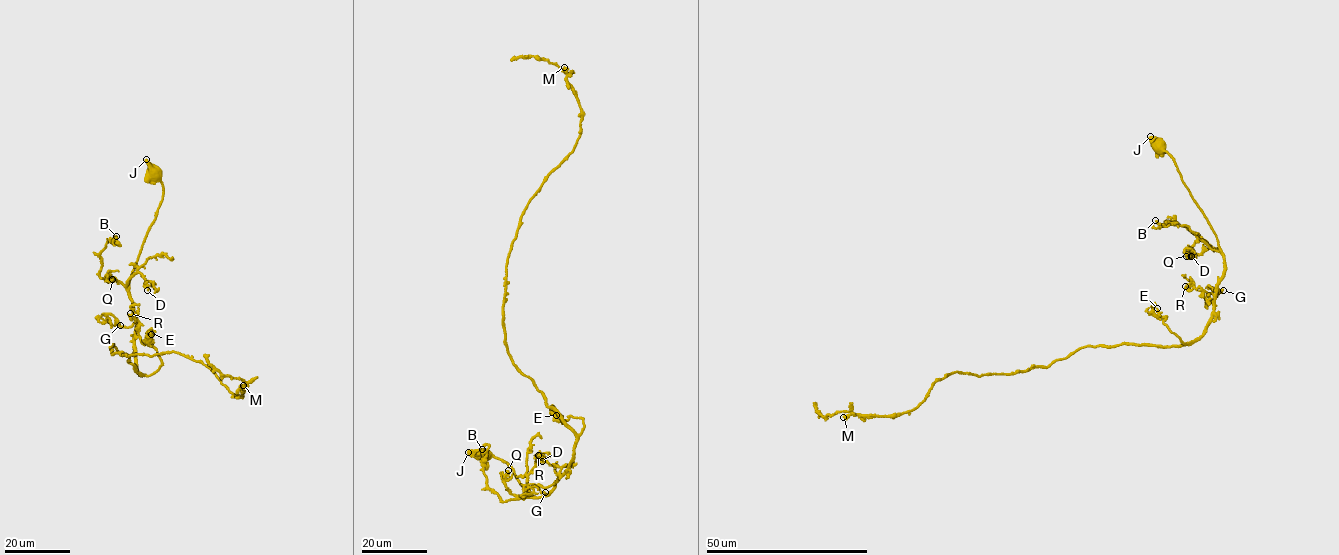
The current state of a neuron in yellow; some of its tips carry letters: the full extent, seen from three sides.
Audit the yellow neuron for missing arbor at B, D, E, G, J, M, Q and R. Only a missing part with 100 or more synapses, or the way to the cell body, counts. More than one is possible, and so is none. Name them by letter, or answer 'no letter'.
no letter

